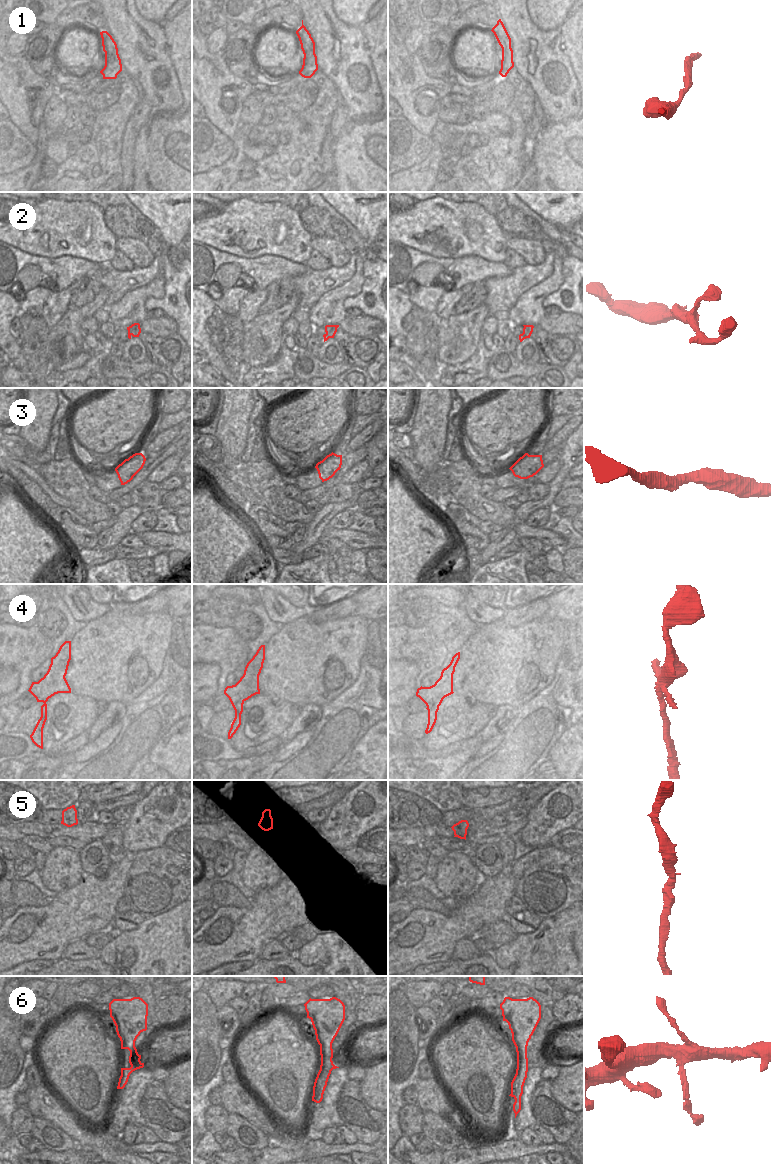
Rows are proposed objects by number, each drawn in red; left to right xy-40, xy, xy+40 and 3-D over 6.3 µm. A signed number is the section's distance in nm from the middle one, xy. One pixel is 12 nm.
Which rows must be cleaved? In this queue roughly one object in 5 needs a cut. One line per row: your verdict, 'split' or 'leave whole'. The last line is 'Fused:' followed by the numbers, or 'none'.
1: leave whole
2: leave whole
3: leave whole
4: leave whole
5: leave whole
6: leave whole
Fused: none

